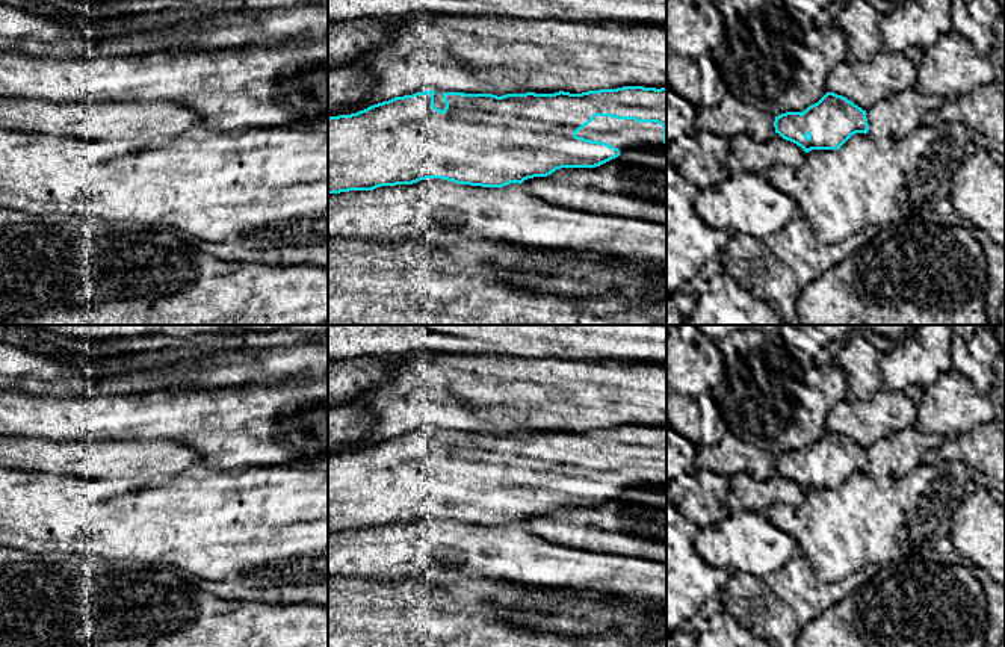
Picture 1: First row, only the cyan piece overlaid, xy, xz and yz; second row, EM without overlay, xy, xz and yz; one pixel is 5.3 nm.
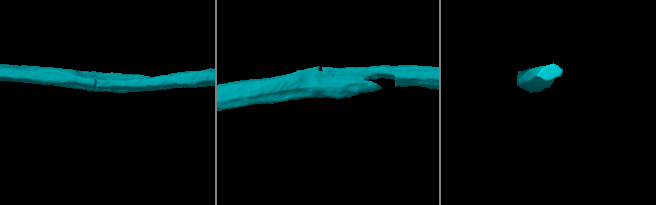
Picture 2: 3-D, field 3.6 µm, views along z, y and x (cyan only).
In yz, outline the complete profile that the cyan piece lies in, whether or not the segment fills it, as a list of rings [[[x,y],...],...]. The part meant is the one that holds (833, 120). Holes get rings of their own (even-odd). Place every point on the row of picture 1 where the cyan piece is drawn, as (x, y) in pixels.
[[[827,92],[818,103],[801,112],[775,116],[774,127],[783,139],[812,150],[839,150],[852,135],[867,133],[866,110],[846,97]]]

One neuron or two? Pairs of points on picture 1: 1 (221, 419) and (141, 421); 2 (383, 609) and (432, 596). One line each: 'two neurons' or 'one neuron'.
1: one neuron
2: one neuron

